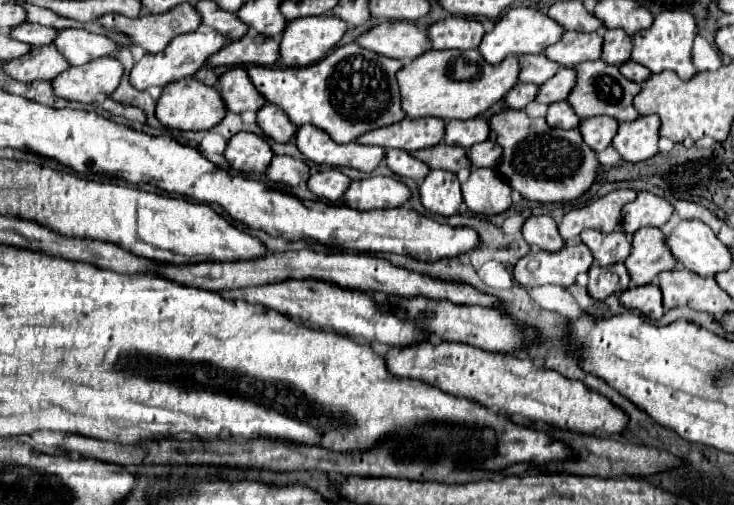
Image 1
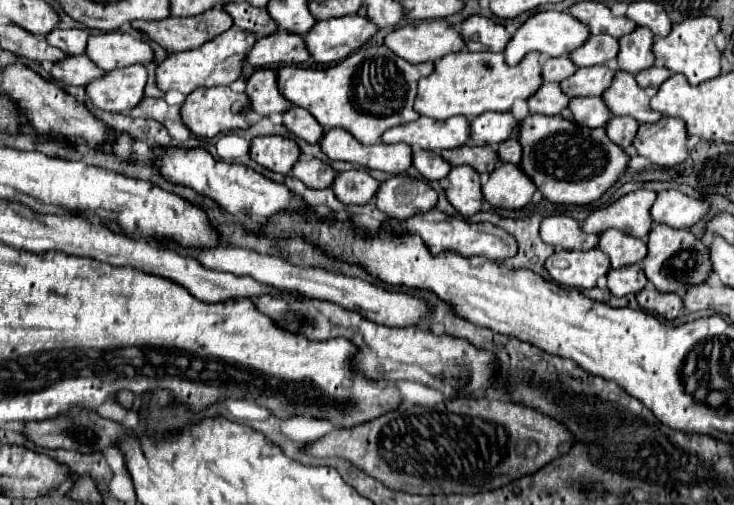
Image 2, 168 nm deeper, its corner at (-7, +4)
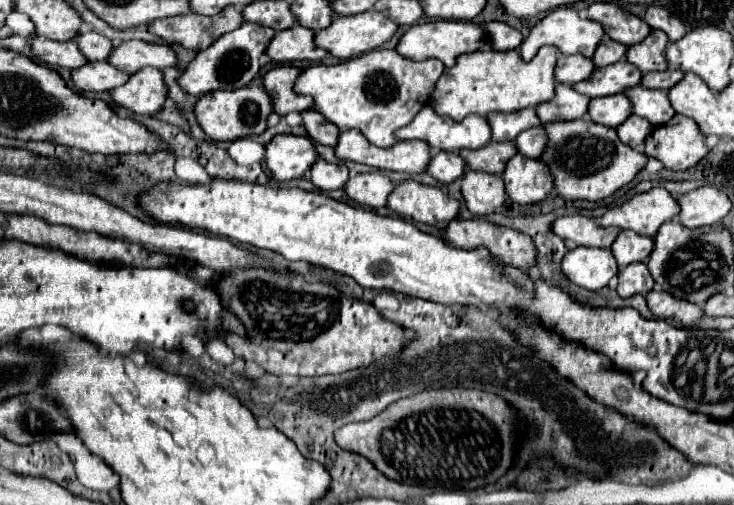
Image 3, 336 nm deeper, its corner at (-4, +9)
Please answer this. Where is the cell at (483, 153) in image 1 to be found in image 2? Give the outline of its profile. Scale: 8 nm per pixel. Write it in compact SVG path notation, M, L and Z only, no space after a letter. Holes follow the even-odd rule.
M509 138L509 140L505 140L503 144L499 144L497 154L499 154L499 160L501 160L501 162L519 164L519 156L521 156L519 140L517 140L517 138Z

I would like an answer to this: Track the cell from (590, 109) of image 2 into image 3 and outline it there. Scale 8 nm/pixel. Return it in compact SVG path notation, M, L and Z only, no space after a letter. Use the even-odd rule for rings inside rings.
M612 95L608 99L592 99L588 117L596 123L618 127L632 115L632 103L626 95Z

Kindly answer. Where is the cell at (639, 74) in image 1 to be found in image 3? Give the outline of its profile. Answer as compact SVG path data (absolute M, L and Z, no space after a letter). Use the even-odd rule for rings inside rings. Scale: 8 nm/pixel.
M652 71L646 73L642 79L642 87L646 89L660 89L660 91L670 91L678 81L682 81L684 71Z

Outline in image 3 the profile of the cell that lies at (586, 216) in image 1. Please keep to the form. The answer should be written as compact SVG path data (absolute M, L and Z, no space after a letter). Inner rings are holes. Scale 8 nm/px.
M656 187L648 193L634 195L620 207L608 209L598 223L602 227L616 225L620 229L632 229L638 235L654 237L660 225L674 219L678 213L678 201L664 187Z

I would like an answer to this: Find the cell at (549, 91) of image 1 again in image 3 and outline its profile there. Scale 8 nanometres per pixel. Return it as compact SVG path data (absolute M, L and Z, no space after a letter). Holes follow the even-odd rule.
M620 61L620 63L614 63L612 67L596 69L596 75L592 75L592 77L588 77L588 81L576 83L572 87L576 91L596 99L596 97L624 93L626 89L640 85L640 79L642 79L642 71L638 67L634 67L628 61Z

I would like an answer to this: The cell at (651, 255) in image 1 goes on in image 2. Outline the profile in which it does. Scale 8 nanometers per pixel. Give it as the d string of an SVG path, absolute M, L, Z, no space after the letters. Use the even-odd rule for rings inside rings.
M655 224L649 232L647 256L641 260L647 280L661 292L681 292L685 284L699 284L711 272L707 260L707 244L695 238L689 230L677 230L667 224Z

